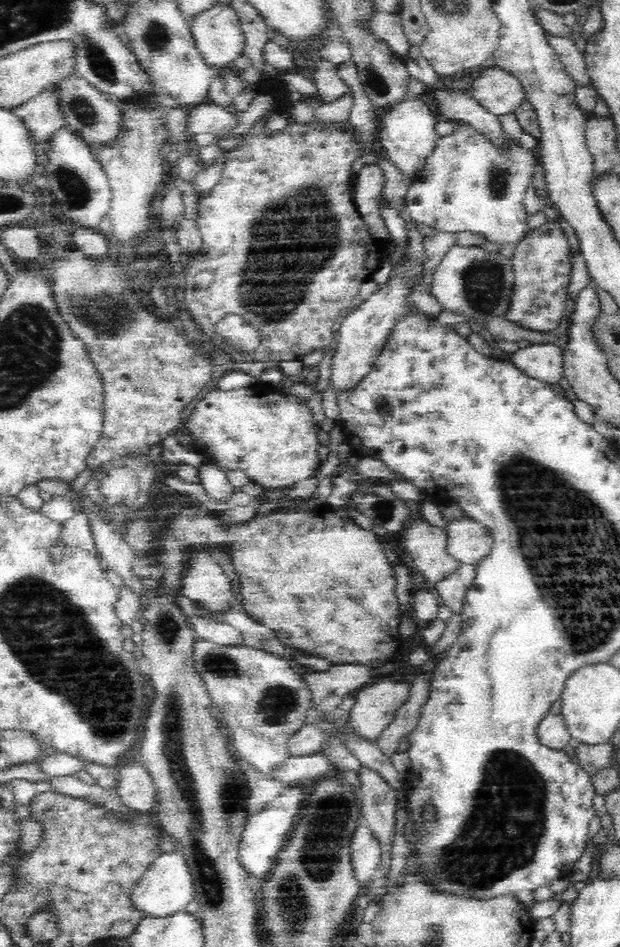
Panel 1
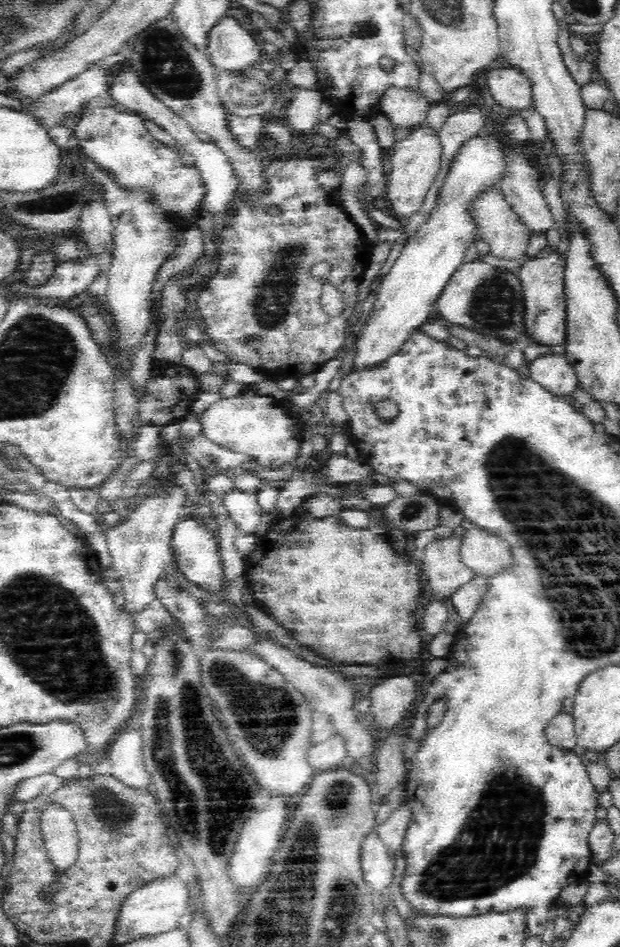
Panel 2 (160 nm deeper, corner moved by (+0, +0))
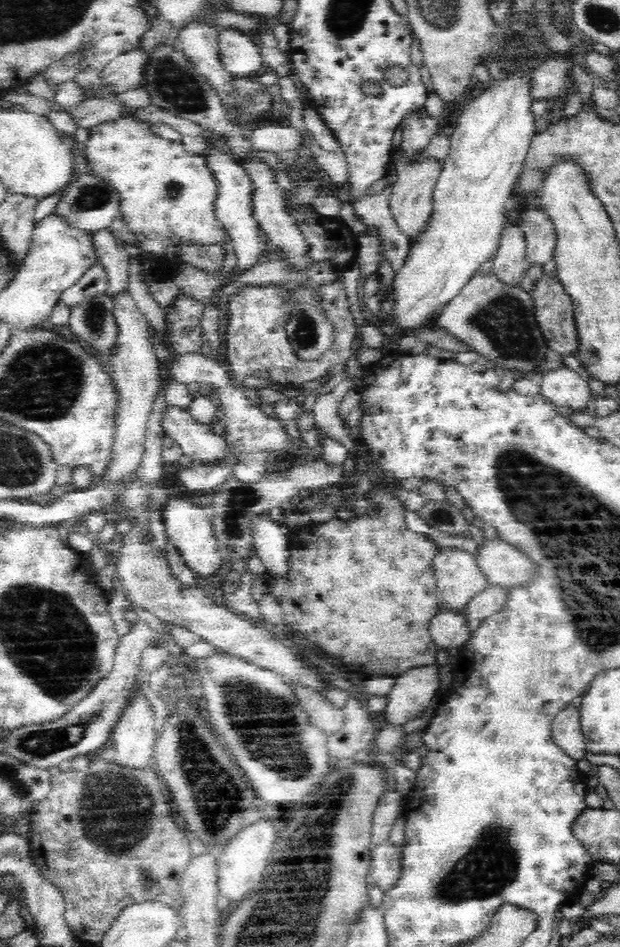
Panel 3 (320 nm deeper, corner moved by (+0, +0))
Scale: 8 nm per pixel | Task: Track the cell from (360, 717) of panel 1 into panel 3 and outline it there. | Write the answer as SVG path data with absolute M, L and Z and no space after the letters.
M428 664L407 670L400 678L396 679L393 692L390 692L385 713L386 720L392 725L402 725L410 720L416 720L426 712L428 706L441 691L441 678L439 678L438 664Z

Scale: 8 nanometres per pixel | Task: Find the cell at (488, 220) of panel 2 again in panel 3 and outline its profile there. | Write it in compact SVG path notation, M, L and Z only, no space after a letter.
M506 226L501 243L493 256L491 273L500 282L512 287L521 287L531 264L526 258L527 242L523 229L518 226Z

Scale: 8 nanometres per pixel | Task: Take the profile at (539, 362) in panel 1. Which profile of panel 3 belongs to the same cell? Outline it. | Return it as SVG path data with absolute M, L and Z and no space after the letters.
M568 367L543 373L539 383L541 394L548 401L554 405L568 406L572 408L572 413L586 411L592 400L588 380Z

